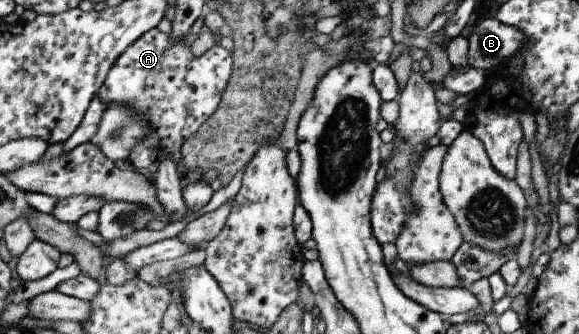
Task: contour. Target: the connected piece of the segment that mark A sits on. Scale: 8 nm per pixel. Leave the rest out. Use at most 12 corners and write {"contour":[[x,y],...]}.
{"contour":[[157,27],[117,57],[103,104],[145,113],[127,155],[171,156],[221,102],[233,51],[200,58]]}

